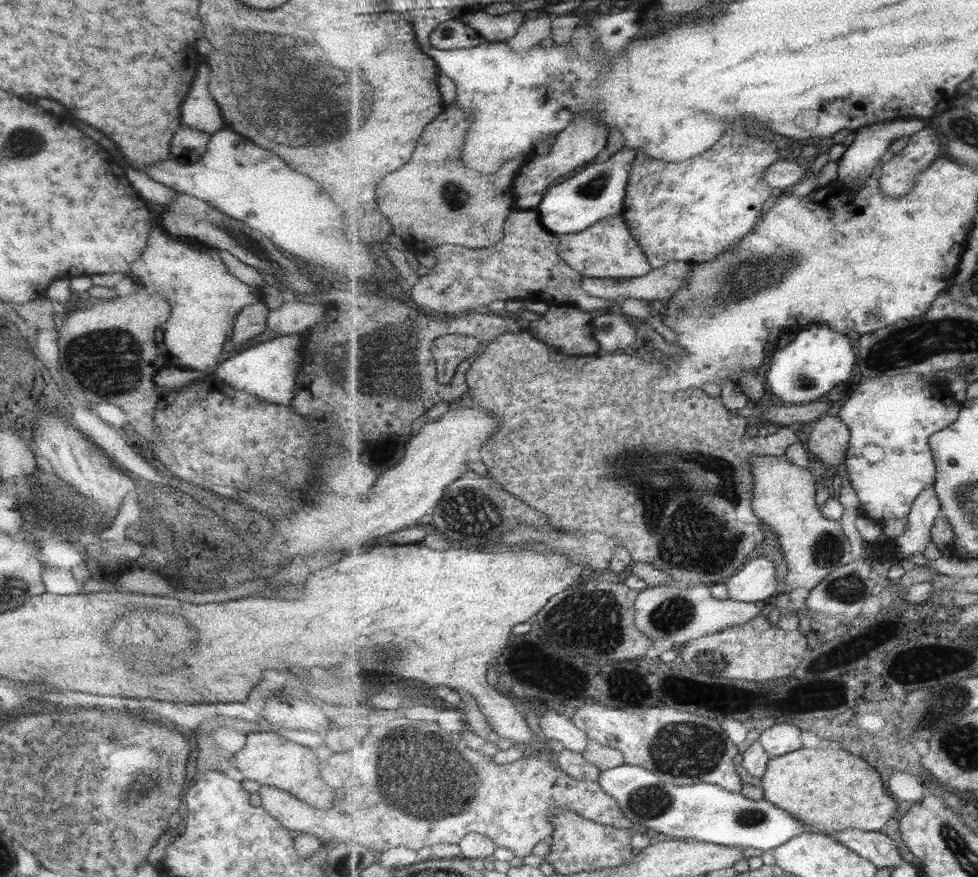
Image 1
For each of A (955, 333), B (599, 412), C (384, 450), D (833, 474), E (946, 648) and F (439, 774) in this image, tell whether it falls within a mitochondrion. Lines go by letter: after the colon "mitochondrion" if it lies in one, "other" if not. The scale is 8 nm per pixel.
A: mitochondrion
B: other
C: other
D: other
E: other
F: mitochondrion

